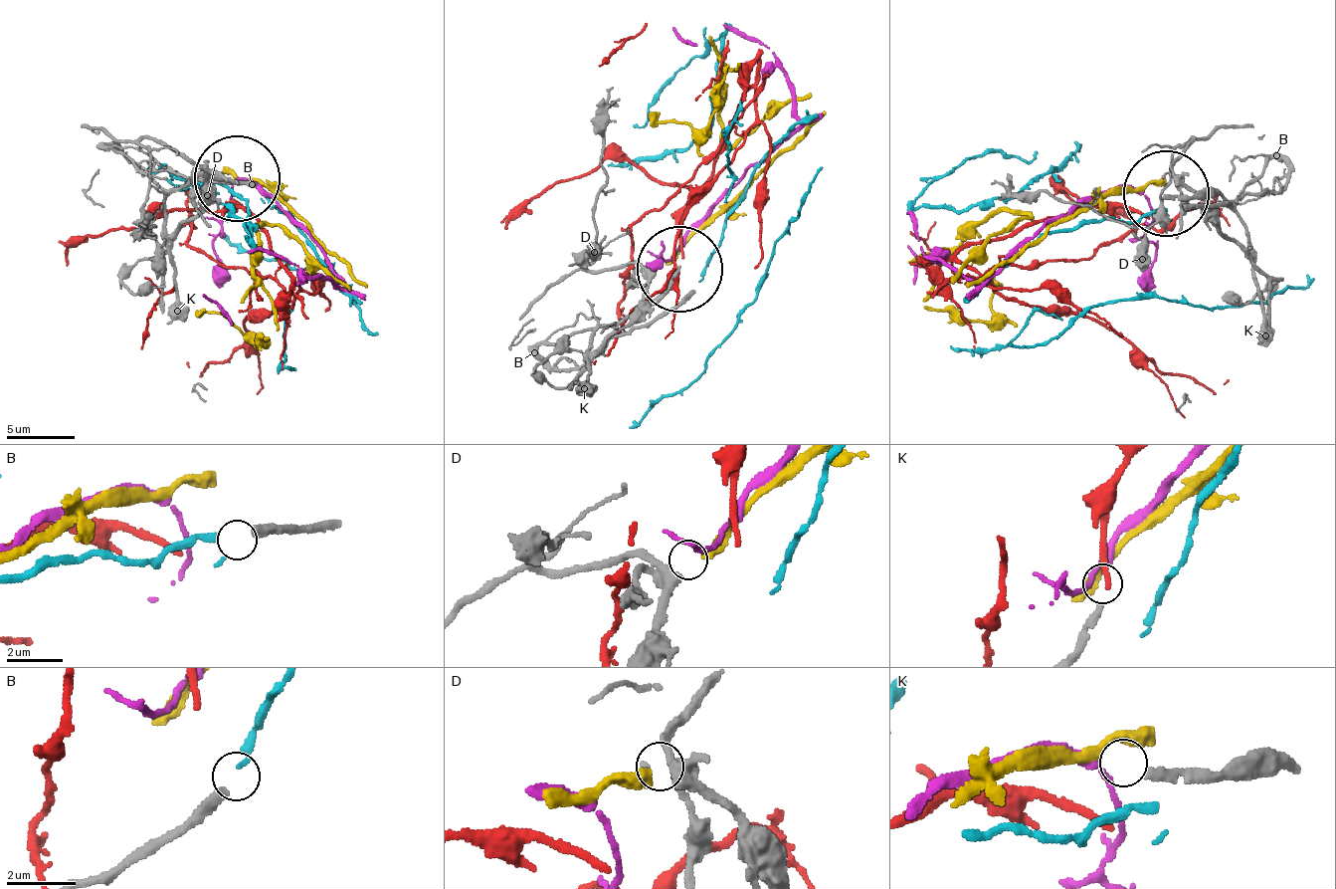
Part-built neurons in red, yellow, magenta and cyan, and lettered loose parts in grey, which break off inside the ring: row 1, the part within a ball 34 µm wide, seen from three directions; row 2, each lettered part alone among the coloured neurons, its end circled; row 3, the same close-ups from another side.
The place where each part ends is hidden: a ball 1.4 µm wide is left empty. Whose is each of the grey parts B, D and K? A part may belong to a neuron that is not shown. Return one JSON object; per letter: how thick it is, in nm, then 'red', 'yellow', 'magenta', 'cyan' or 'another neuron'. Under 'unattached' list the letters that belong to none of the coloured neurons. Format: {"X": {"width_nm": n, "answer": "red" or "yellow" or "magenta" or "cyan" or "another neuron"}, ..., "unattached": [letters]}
{"B": {"width_nm": 360, "answer": "cyan"}, "D": {"width_nm": 280, "answer": "yellow"}, "K": {"width_nm": 280, "answer": "magenta"}, "unattached": []}

